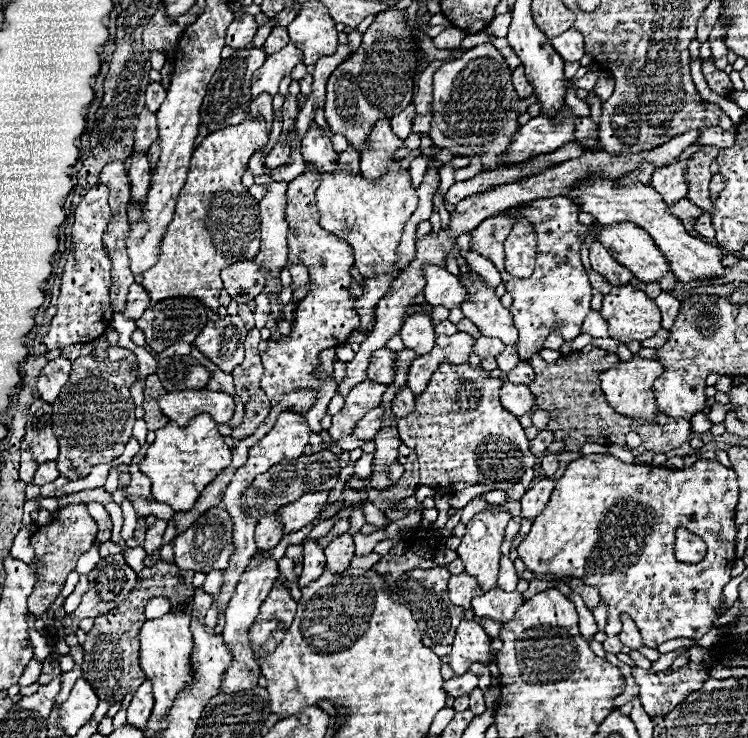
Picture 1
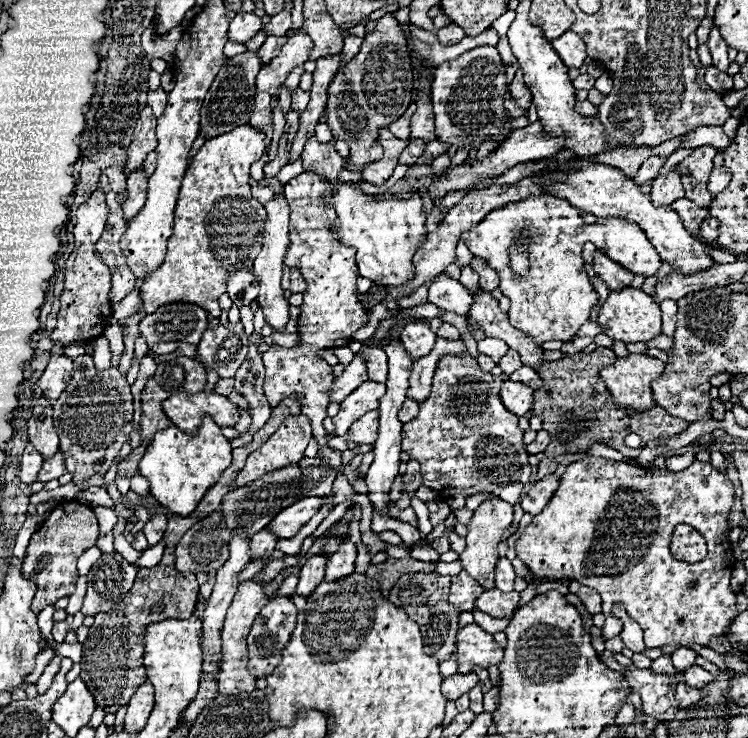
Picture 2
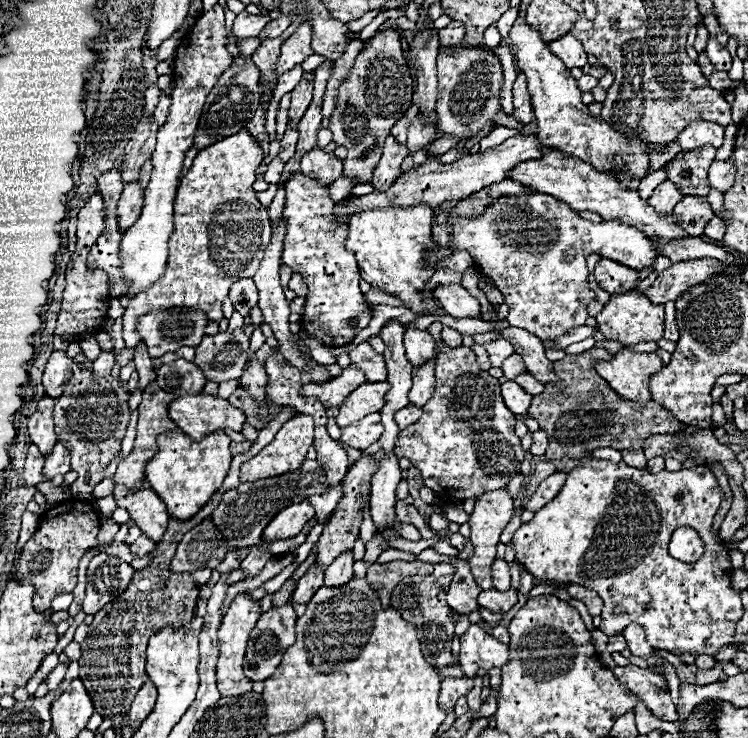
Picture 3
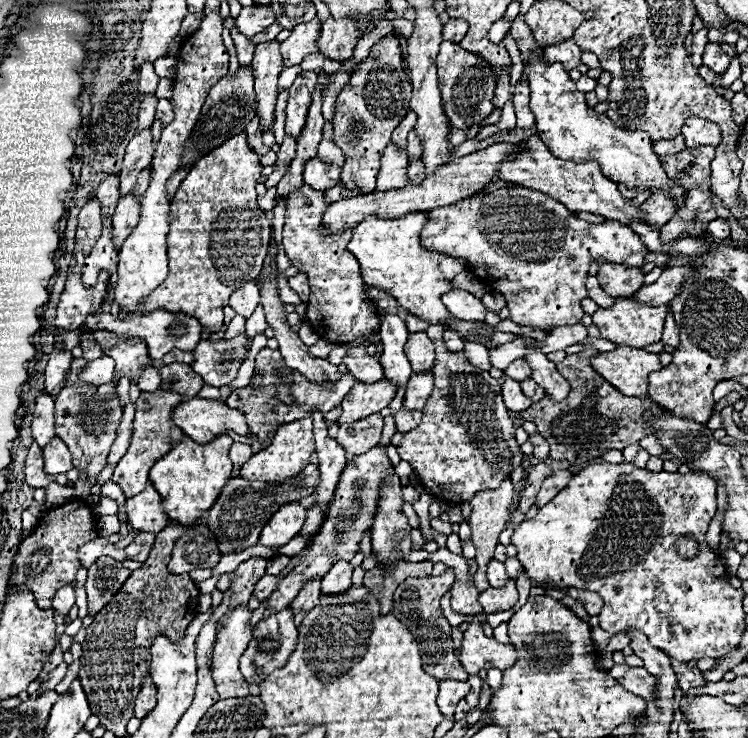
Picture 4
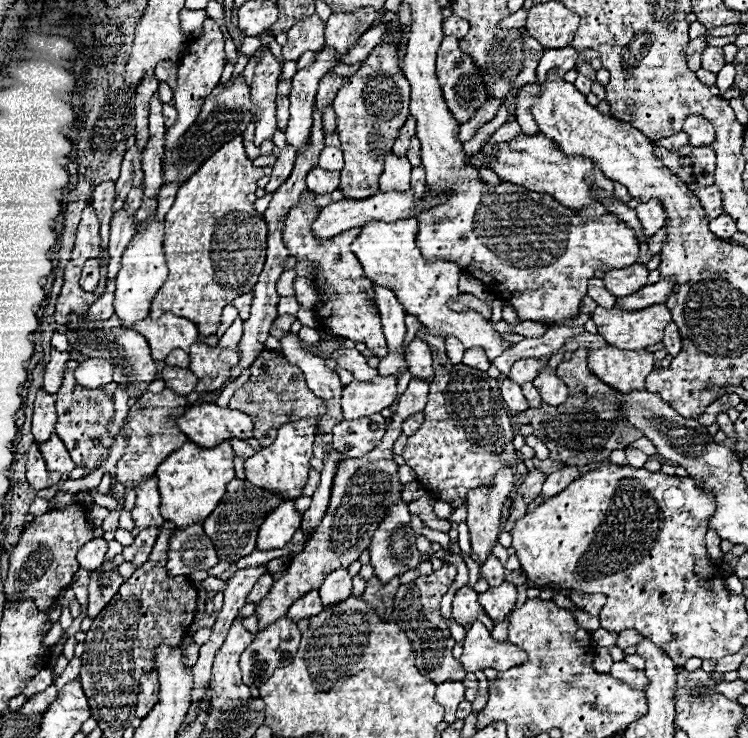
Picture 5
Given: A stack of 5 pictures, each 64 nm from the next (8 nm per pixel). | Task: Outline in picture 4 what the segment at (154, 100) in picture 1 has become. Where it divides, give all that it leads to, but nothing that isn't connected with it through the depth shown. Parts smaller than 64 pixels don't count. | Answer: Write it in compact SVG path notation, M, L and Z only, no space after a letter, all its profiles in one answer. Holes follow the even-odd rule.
M160 98L158 108L156 108L156 118L160 118L160 122L166 126L168 122L172 122L174 112L172 112L172 104L168 98Z

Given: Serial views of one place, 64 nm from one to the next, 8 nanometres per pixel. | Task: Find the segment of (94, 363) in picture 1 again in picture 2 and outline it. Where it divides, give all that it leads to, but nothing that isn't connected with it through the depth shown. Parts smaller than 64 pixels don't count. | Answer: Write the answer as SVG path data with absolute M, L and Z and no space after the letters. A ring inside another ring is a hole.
M82 354L74 360L74 374L62 396L54 402L54 430L60 436L60 452L64 454L64 466L70 474L74 474L74 482L84 482L94 472L106 472L114 458L120 454L122 444L128 440L132 432L132 394L126 376L118 368L96 370L92 356Z

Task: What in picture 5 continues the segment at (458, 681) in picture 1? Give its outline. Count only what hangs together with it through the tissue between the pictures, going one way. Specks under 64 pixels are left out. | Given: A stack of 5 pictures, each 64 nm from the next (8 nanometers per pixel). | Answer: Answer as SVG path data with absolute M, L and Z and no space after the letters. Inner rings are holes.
M442 682L442 684L438 684L434 698L446 710L446 716L444 716L446 722L456 720L454 714L456 714L458 704L464 700L464 692L466 692L464 682Z

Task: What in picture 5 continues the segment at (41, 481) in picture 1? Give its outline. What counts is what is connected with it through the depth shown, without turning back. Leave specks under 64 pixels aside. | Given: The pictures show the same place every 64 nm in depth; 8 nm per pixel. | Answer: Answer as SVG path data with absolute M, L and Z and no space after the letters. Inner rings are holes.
M52 434L52 438L50 438L48 442L42 442L42 444L40 444L40 452L42 452L42 456L44 456L44 460L46 460L46 468L48 468L50 472L68 474L68 472L76 466L76 464L72 462L72 458L70 458L64 442L62 442L56 434Z

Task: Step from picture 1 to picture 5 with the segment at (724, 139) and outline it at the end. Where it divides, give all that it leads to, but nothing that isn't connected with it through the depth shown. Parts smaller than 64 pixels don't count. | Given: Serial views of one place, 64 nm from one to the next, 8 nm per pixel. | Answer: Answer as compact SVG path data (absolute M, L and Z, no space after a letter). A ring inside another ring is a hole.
M690 115L684 122L682 132L688 134L690 146L710 146L716 140L716 132L708 120L701 116Z

